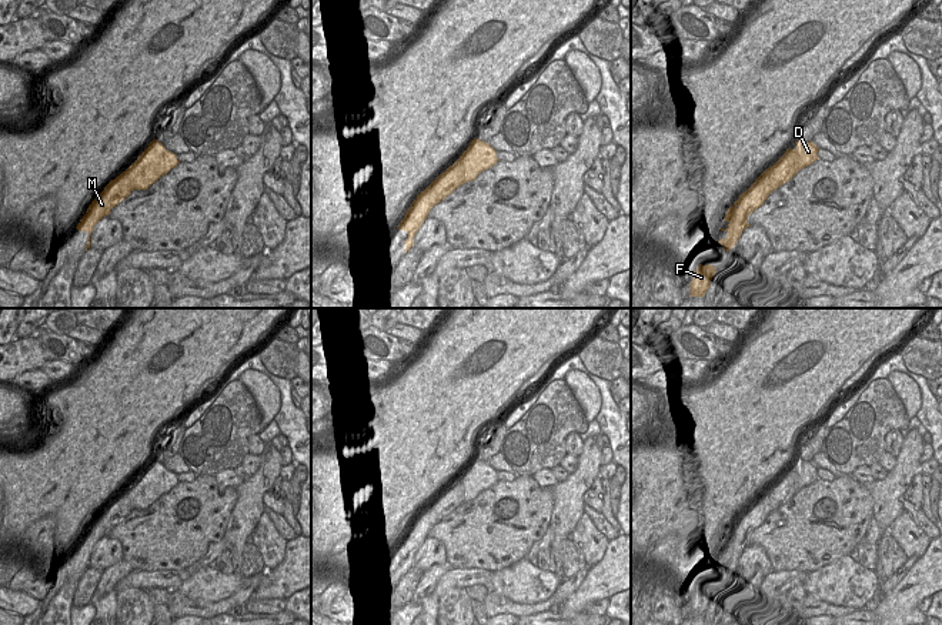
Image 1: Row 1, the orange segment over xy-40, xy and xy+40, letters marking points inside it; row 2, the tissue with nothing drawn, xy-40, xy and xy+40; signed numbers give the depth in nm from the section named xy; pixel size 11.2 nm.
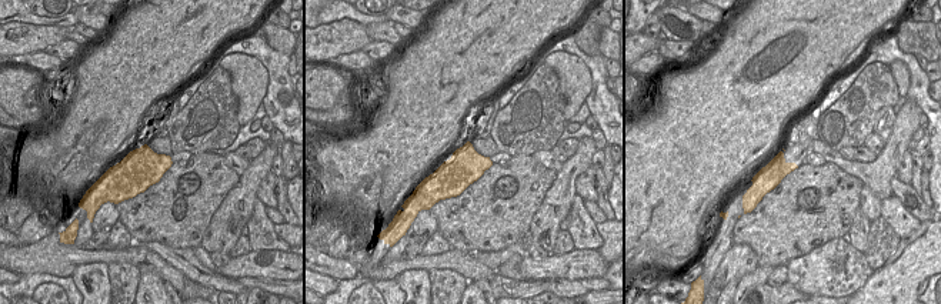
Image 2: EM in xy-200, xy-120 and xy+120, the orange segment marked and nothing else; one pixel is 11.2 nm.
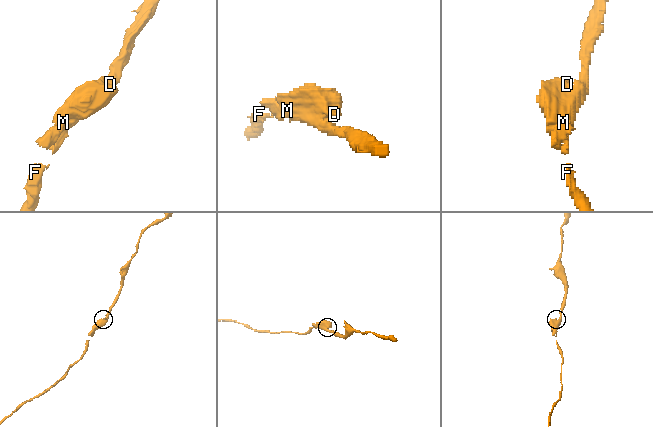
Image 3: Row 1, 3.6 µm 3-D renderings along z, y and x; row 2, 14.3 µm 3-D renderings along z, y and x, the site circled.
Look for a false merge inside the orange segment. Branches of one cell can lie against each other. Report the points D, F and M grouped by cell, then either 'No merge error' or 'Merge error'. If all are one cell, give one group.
Groups: D / F M. Merge error

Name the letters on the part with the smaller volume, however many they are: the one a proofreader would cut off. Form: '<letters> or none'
D

